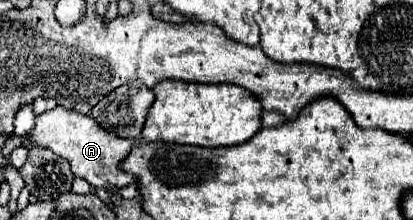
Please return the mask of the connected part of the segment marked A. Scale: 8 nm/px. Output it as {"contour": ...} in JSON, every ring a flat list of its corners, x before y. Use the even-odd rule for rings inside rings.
{"contour":[[62,106,36,116,36,126,30,132,30,140,24,142,24,146,46,146,54,150,54,154,70,162,74,176,84,178,90,186,96,188,104,188,106,184,124,188,136,180,134,174,128,174,120,168,120,162,132,152,136,144,138,142,134,138,118,138,108,134,98,122,94,122,94,118,76,114,74,110,66,110]]}

